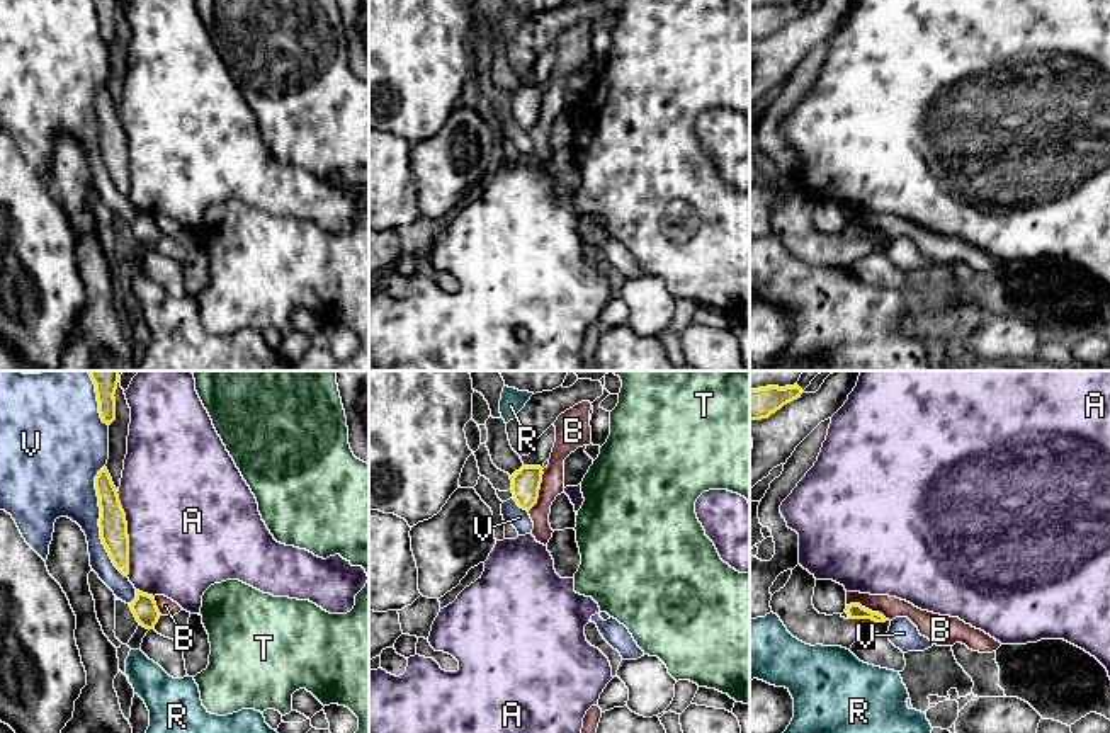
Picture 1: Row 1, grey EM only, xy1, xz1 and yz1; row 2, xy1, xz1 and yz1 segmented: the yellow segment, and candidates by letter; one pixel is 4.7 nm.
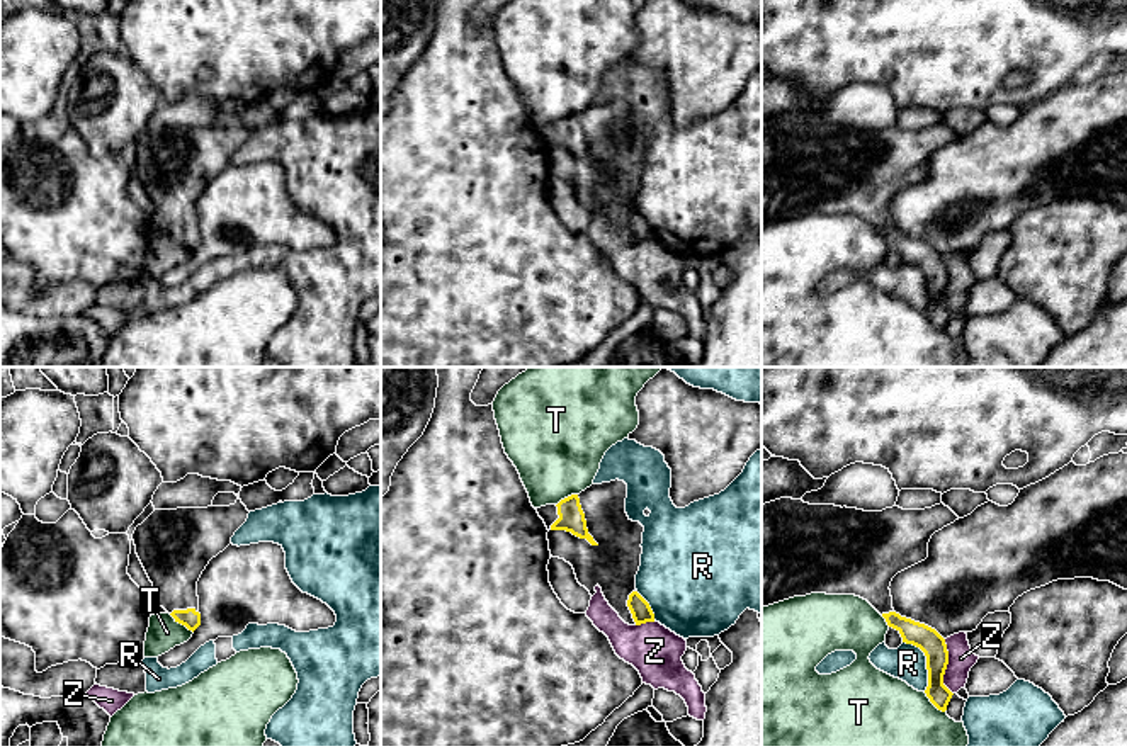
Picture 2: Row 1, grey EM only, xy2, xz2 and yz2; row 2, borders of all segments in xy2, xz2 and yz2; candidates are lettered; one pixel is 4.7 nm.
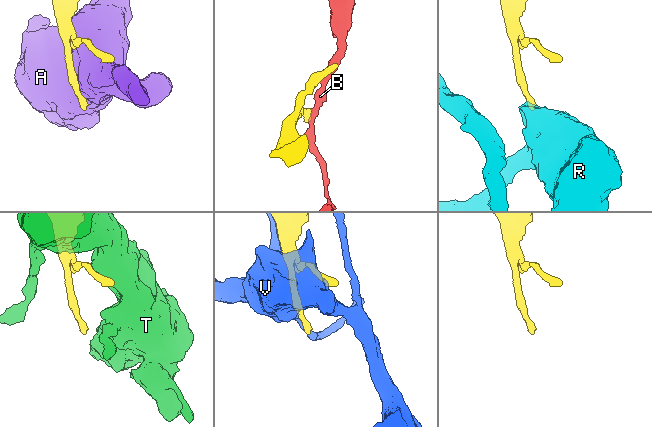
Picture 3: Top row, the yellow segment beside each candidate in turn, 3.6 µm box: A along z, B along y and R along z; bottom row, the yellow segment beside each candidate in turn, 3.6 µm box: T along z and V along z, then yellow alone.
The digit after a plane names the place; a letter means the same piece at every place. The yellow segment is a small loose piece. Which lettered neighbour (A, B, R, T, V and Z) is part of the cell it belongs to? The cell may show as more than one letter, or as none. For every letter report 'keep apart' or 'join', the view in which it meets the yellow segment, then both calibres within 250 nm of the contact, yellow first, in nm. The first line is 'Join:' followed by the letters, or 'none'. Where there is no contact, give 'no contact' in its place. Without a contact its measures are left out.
Join: none
A: keep apart; meets yellow in xy1; 130 nm thick on the yellow side, 480 nm on the other
B: keep apart; meets yellow in xz1; 140 nm thick on the yellow side, 110 nm on the other
R: keep apart; meets yellow in yz2; 120 nm thick on the yellow side, 170 nm on the other
T: keep apart; meets yellow in xy2; 90 nm thick on the yellow side, 160 nm on the other
V: keep apart; meets yellow in xy1; 130 nm thick on the yellow side, 300 nm on the other
Z: keep apart; meets yellow in yz2; 120 nm thick on the yellow side, 130 nm on the other

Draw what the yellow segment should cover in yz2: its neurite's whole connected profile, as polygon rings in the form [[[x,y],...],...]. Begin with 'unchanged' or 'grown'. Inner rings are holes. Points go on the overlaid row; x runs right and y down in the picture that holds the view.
grown; [[[780,498],[762,505],[762,608],[811,593],[855,595],[867,600],[896,629],[903,642],[920,647],[926,656],[930,702],[942,712],[952,698],[943,685],[949,664],[945,639],[932,627],[901,617],[892,608],[892,578],[928,557],[932,535],[959,517],[943,503],[925,510],[899,506],[864,511],[835,505],[809,505]]]

